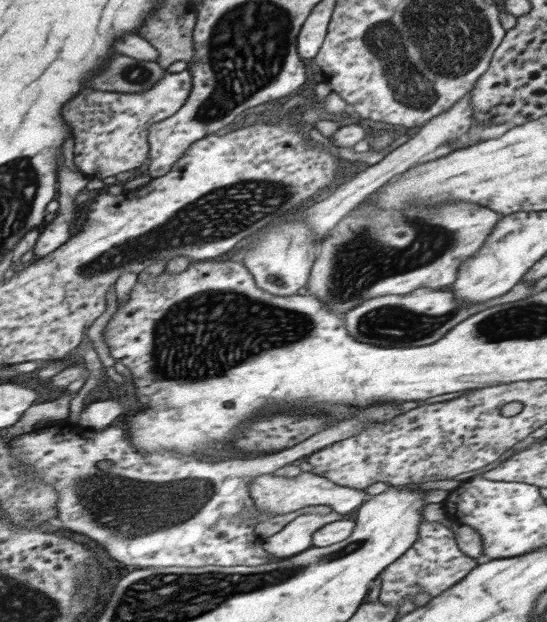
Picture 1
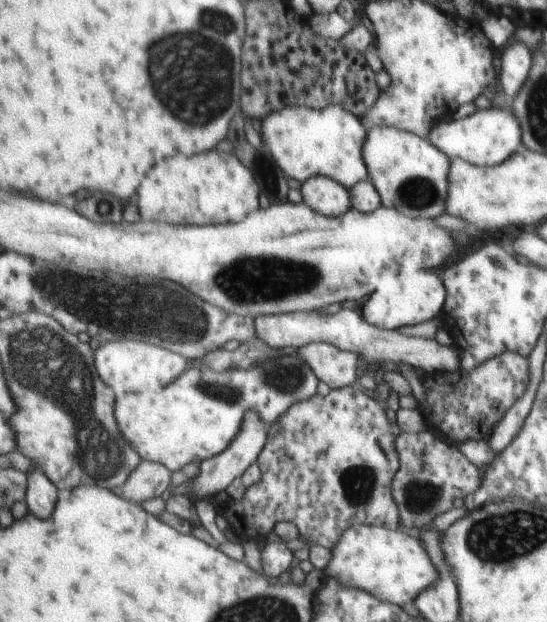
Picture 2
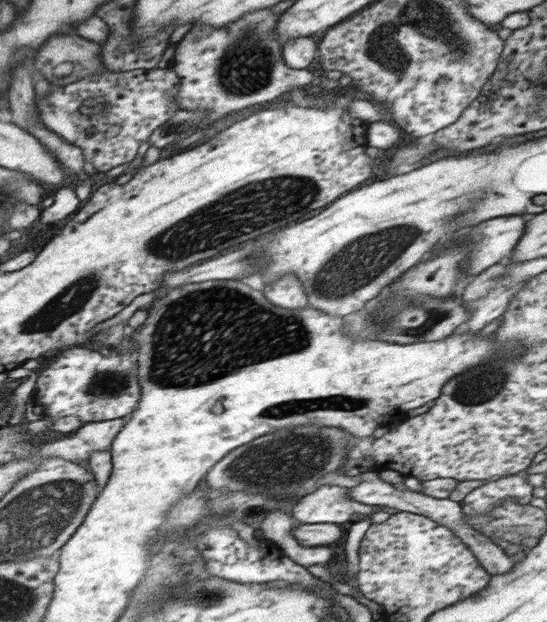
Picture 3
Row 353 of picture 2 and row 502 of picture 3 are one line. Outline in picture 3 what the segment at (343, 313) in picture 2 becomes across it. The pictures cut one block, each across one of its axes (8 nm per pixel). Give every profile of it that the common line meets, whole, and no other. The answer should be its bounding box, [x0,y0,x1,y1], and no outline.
[348,470,514,576]

